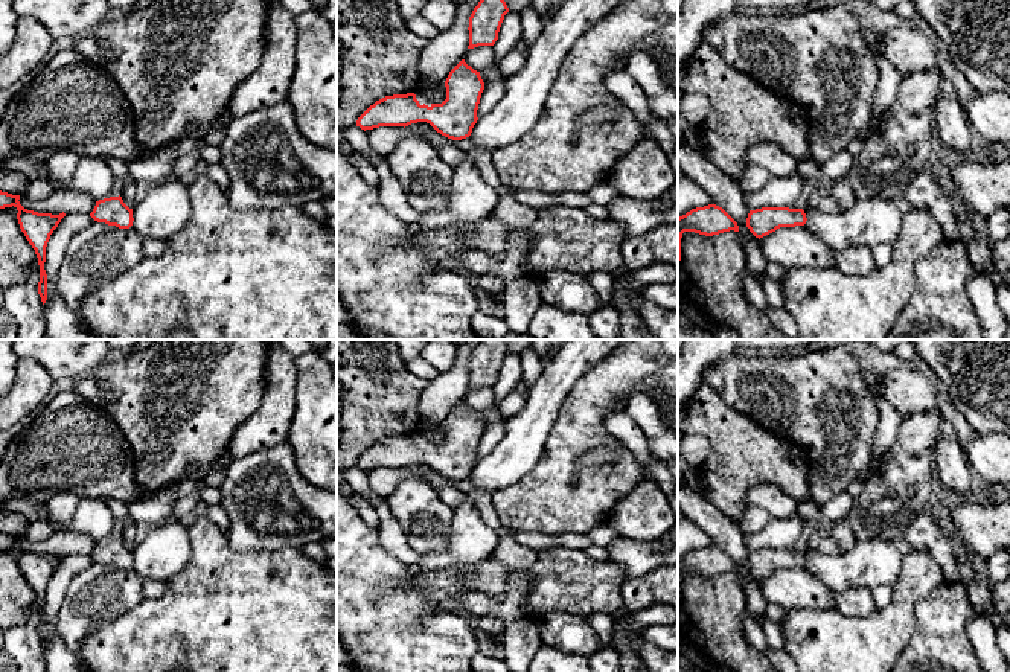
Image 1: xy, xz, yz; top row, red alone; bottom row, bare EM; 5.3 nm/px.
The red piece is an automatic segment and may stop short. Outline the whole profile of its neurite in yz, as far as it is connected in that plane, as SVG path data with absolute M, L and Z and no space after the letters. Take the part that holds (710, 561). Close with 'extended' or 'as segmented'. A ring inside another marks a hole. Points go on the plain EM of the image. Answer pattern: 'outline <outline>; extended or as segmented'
outline M708 546L696 549L678 559L678 605L681 602L681 579L684 573L695 573L705 578L724 573L739 573L737 564L719 547Z; as segmented

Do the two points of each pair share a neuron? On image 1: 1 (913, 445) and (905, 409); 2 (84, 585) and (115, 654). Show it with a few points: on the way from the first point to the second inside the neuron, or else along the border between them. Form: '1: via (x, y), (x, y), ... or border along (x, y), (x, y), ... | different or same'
1: border along (937, 410), (914, 413), (904, 419) | different
2: border along (134, 607), (102, 624), (76, 648) | different

